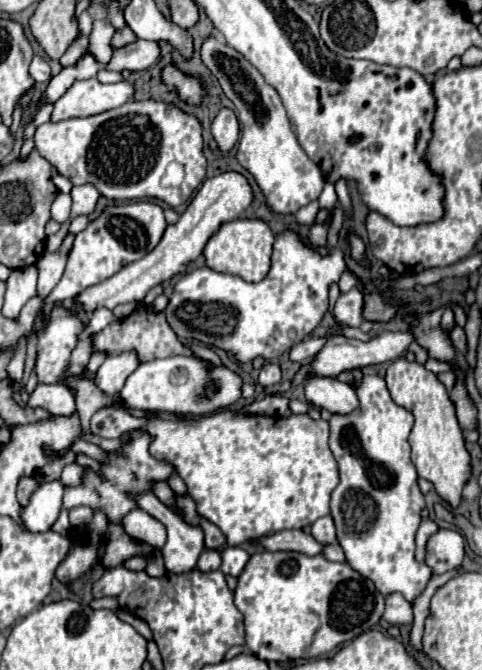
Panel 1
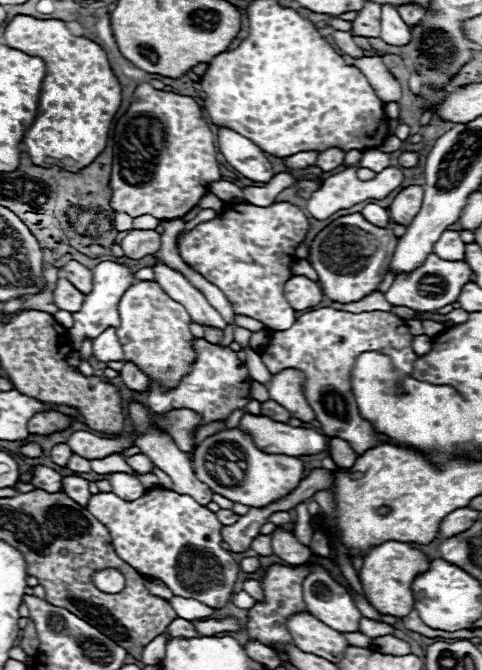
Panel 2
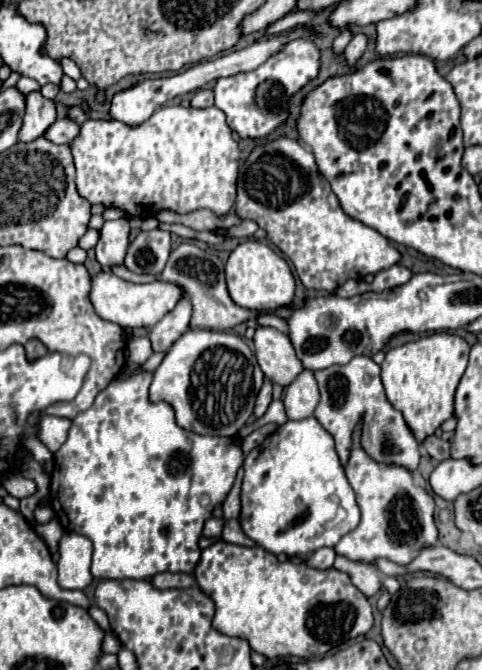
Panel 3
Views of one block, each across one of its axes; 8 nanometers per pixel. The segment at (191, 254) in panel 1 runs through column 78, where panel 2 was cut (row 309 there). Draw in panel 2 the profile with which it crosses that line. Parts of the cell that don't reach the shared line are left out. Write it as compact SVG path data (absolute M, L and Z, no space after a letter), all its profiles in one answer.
M292 276L284 286L284 298L294 310L306 310L322 300L322 290L306 276Z

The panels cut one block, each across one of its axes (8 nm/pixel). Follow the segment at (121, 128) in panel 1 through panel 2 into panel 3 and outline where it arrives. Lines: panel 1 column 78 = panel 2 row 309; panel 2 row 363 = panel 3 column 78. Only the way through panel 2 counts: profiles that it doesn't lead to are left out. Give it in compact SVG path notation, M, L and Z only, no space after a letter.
M162 106L158 108L144 124L138 126L128 126L124 122L118 120L86 120L84 124L80 124L80 134L70 142L70 150L72 150L72 158L74 158L74 166L76 166L76 188L78 194L82 198L86 198L90 204L102 204L102 206L112 206L116 210L126 212L130 218L150 218L154 214L158 214L160 210L172 210L178 214L190 214L198 208L208 208L218 216L224 216L232 210L234 198L236 198L236 178L238 178L238 160L240 160L240 148L232 138L232 132L226 124L224 112L218 108L184 108L184 106Z

